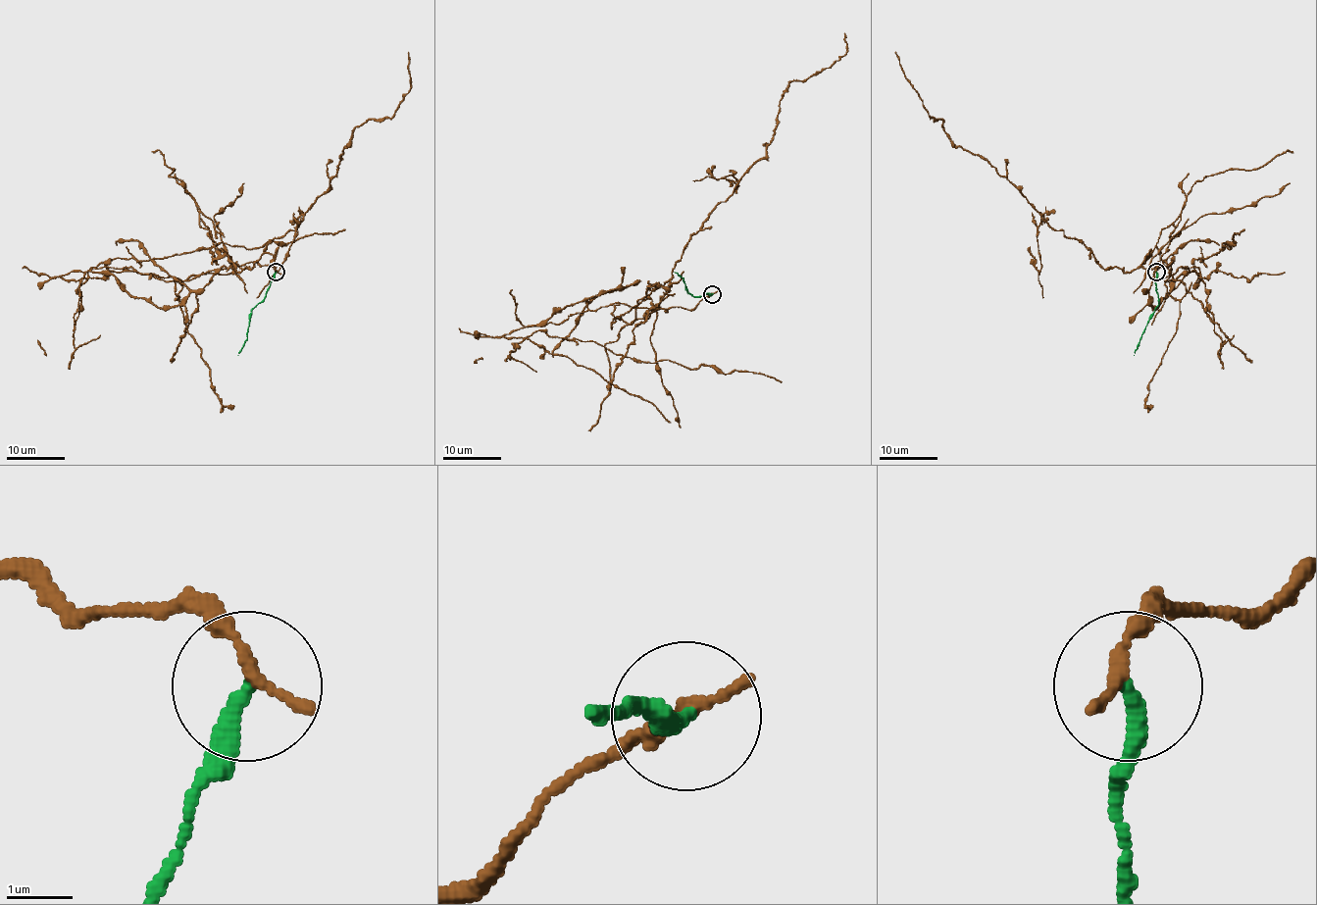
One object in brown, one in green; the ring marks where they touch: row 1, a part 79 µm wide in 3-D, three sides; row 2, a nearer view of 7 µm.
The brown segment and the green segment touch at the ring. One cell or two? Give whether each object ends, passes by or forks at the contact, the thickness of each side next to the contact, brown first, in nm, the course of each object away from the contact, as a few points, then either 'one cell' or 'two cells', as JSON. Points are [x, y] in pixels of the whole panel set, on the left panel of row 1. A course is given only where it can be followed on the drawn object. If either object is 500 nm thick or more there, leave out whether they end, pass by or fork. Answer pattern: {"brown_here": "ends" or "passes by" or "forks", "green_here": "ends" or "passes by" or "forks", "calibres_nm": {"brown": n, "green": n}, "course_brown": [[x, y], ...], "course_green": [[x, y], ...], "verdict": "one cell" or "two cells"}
{"brown_here": "ends", "green_here": "ends", "calibres_nm": {"brown": 220, "green": 280}, "course_brown": [[275, 272], [255, 263], [177, 281], [123, 267], [62, 277], [81, 280], [113, 258], [344, 229]], "course_green": [[275, 272], [267, 296], [250, 314], [246, 339], [237, 355]], "verdict": "two cells"}

